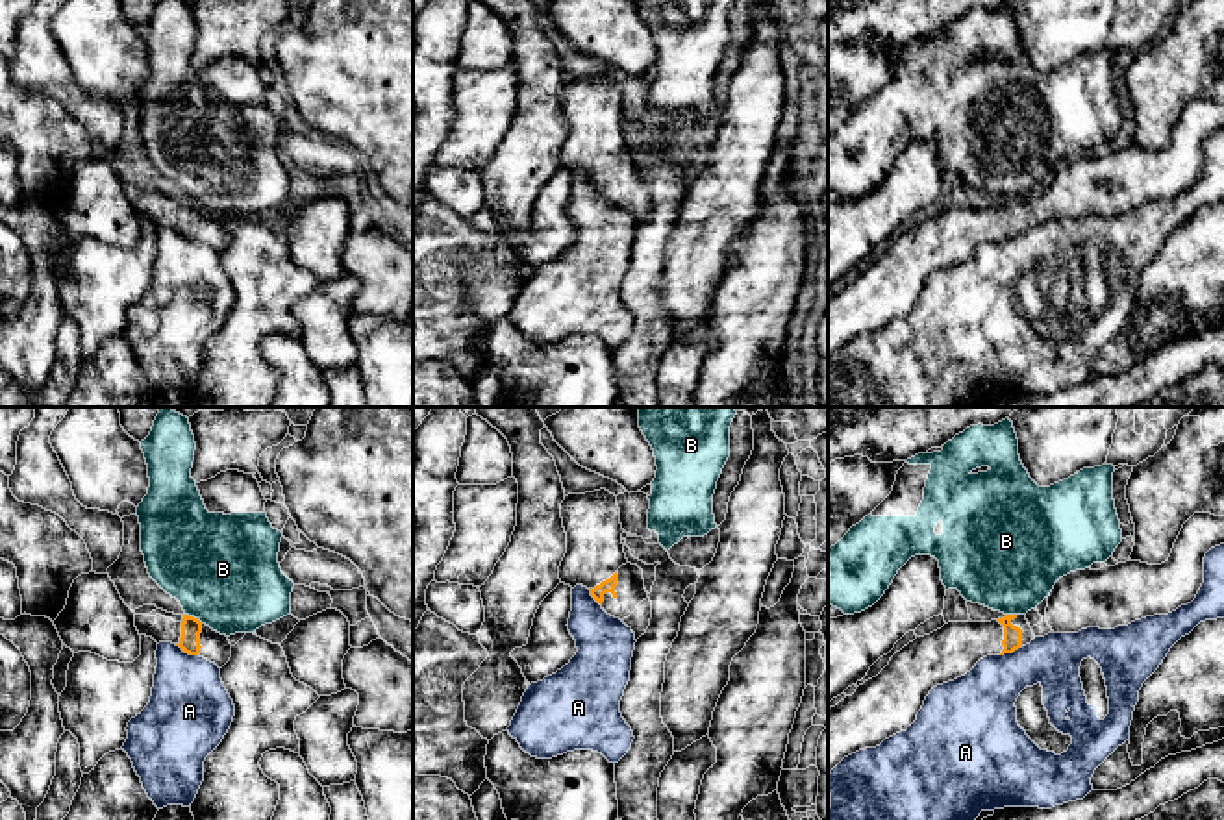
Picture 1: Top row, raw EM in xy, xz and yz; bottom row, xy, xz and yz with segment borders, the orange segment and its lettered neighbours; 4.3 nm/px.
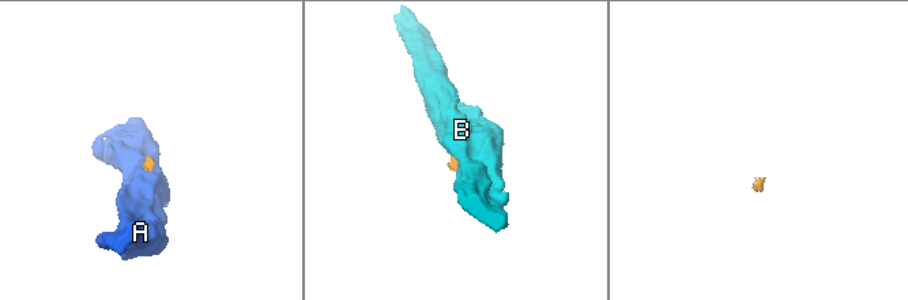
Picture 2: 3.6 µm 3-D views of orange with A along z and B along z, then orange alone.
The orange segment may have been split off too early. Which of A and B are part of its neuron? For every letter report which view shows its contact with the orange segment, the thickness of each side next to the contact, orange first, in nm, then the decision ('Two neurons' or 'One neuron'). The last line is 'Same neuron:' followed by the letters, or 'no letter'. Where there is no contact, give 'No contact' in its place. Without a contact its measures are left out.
A: Touches orange in xy. Thickness 90 nm (orange) against 360 nm. Two neurons
B: Touches orange in xy. Thickness 90 nm (orange) against 480 nm. Two neurons
Same neuron: no letter

